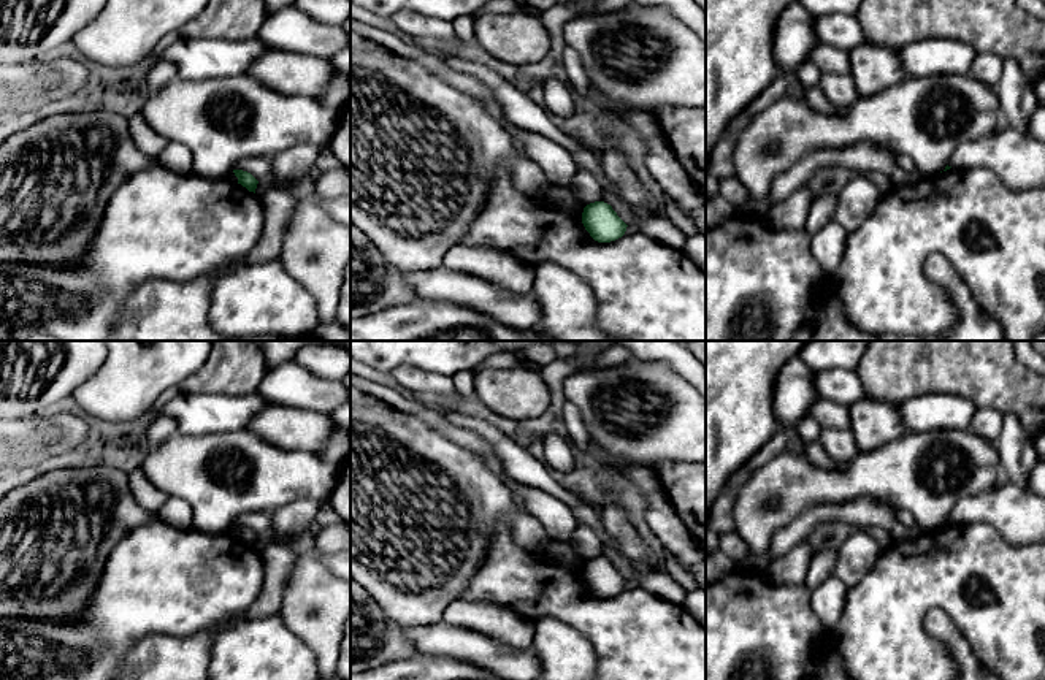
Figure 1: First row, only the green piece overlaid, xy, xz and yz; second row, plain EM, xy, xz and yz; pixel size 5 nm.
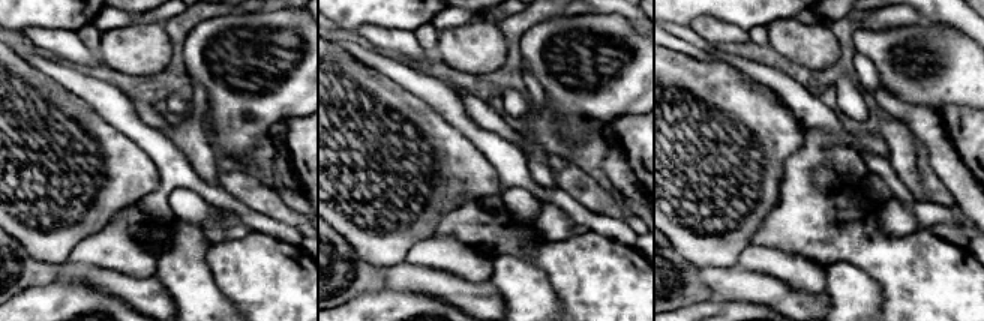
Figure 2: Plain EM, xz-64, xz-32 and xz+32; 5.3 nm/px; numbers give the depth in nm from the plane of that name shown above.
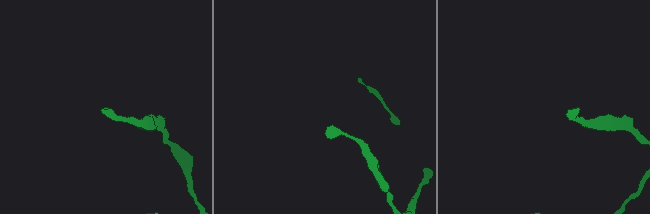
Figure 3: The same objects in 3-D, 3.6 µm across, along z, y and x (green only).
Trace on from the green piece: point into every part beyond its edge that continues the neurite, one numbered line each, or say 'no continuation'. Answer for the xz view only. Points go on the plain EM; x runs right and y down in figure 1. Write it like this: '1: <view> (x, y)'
no continuation

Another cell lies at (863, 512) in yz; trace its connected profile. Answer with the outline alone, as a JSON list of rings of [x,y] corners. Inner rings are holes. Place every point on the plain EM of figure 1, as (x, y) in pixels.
[[[863,496],[842,504],[817,504],[804,510],[788,526],[774,533],[767,555],[755,556],[748,553],[742,561],[734,563],[734,567],[764,574],[774,558],[787,555],[799,542],[807,541],[813,529],[831,521],[848,521],[858,529],[882,526],[894,541],[917,534],[917,531],[905,531],[896,520],[894,510],[874,498]]]

